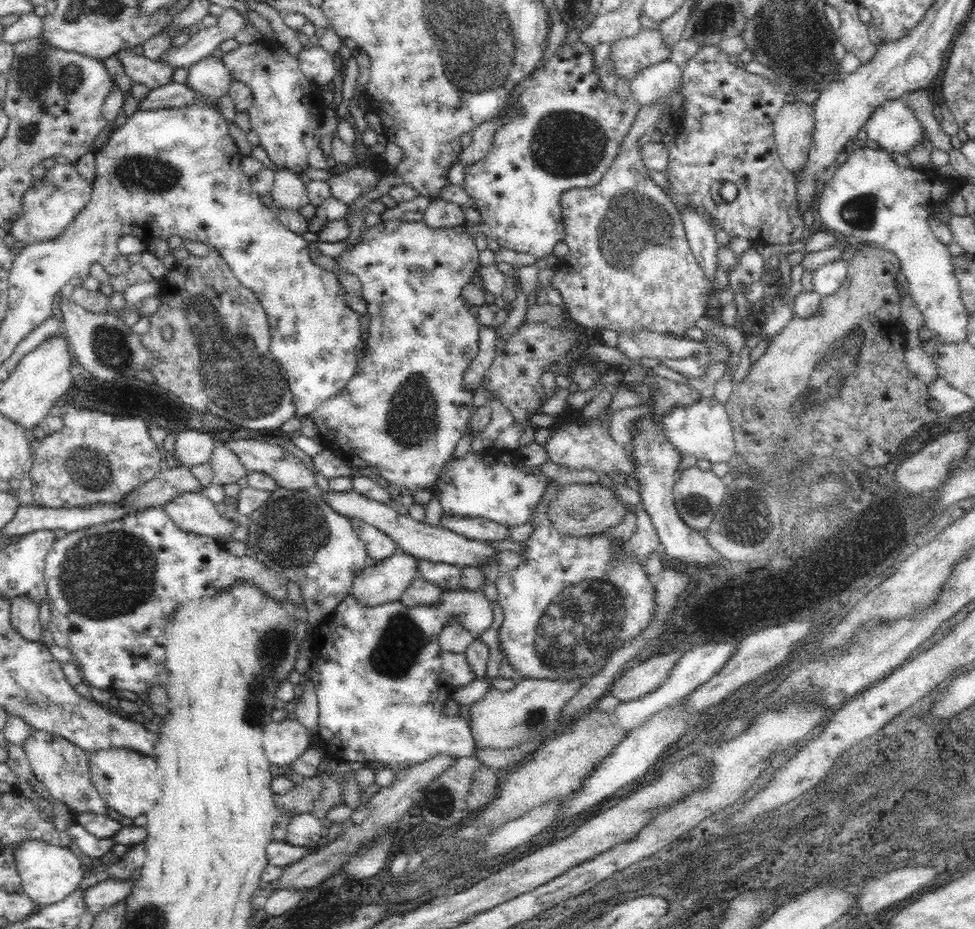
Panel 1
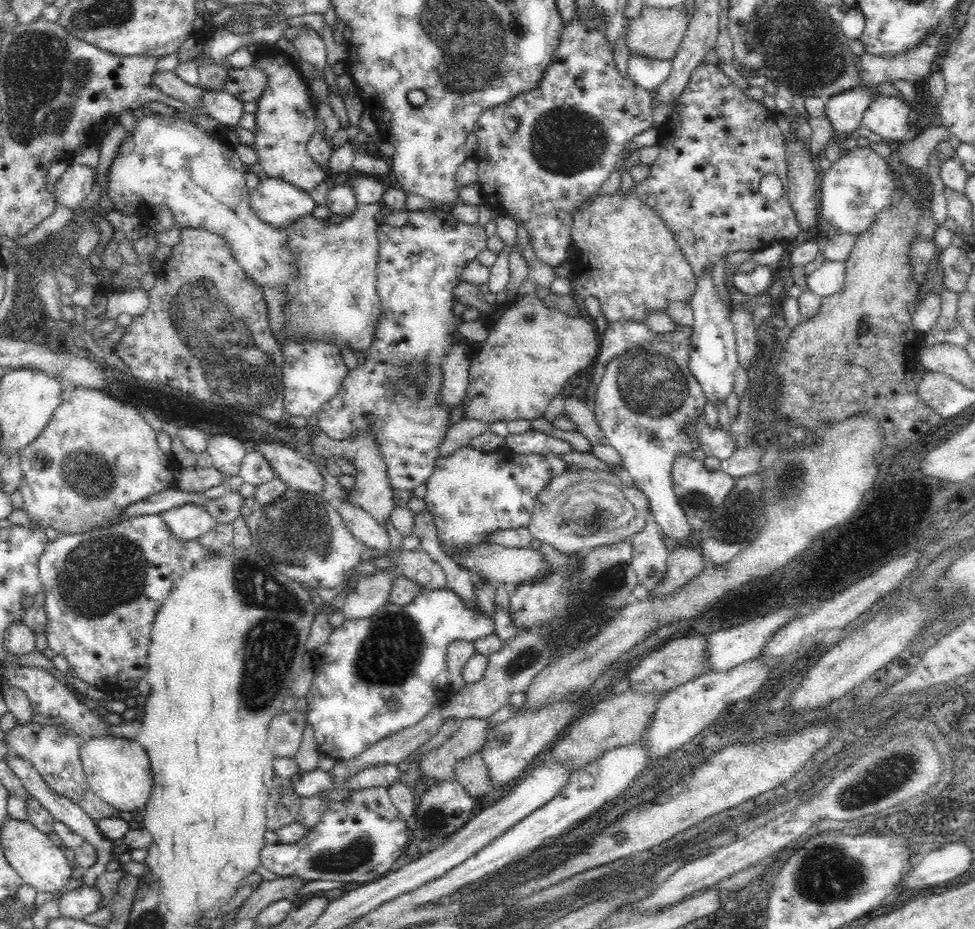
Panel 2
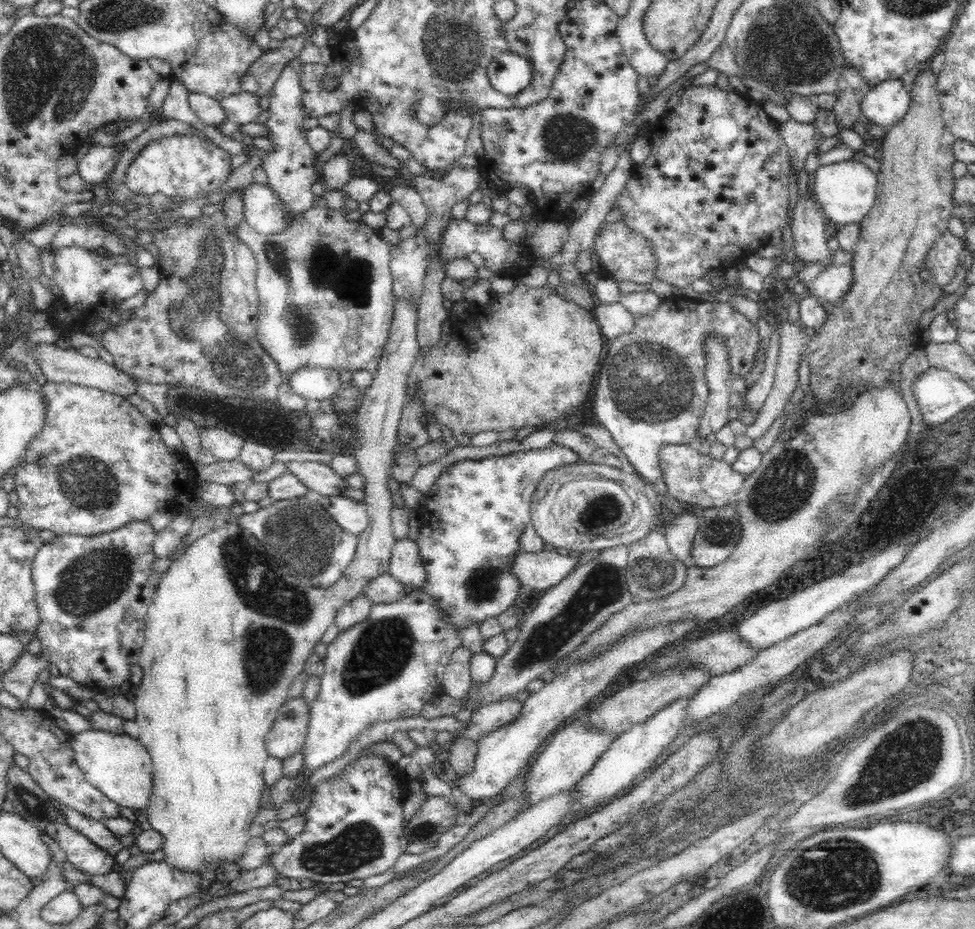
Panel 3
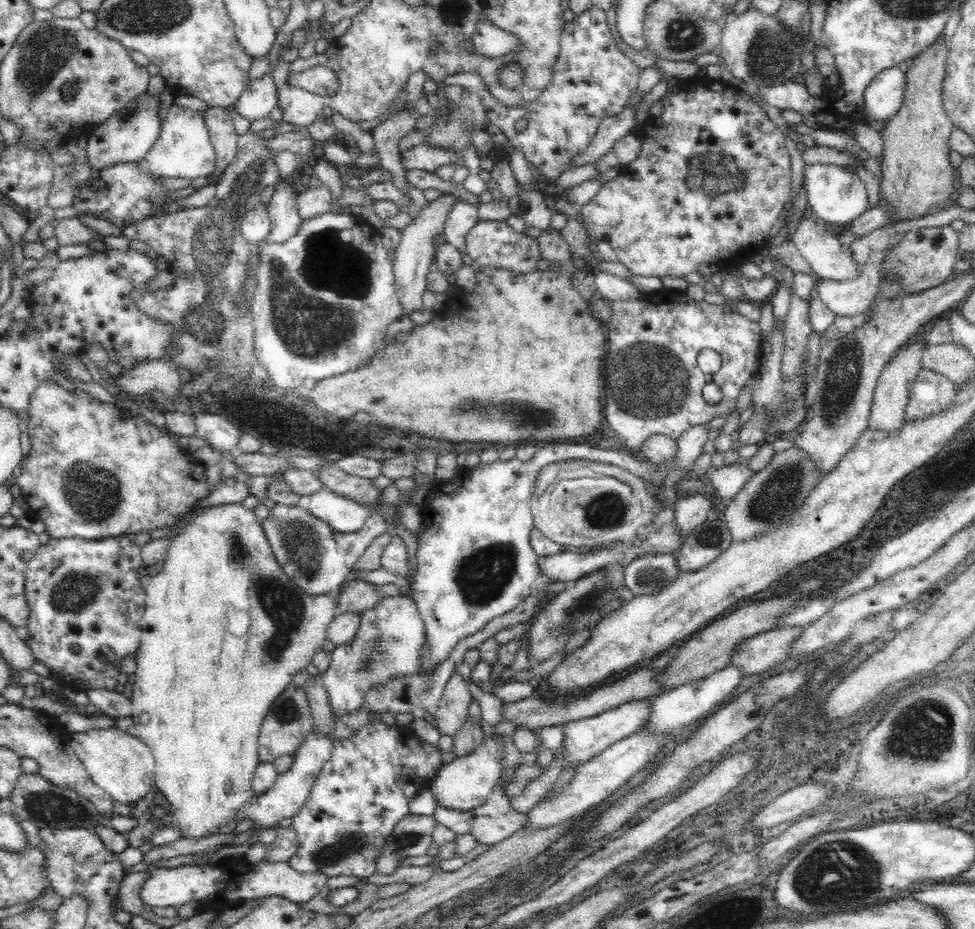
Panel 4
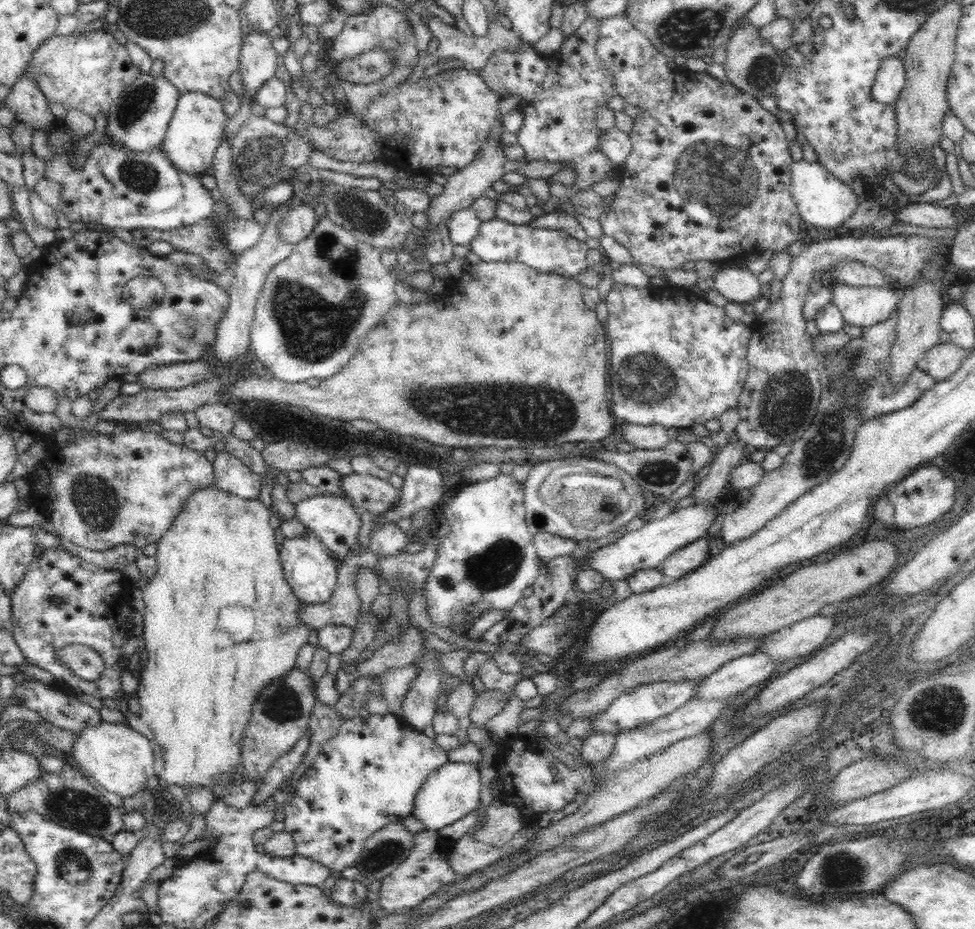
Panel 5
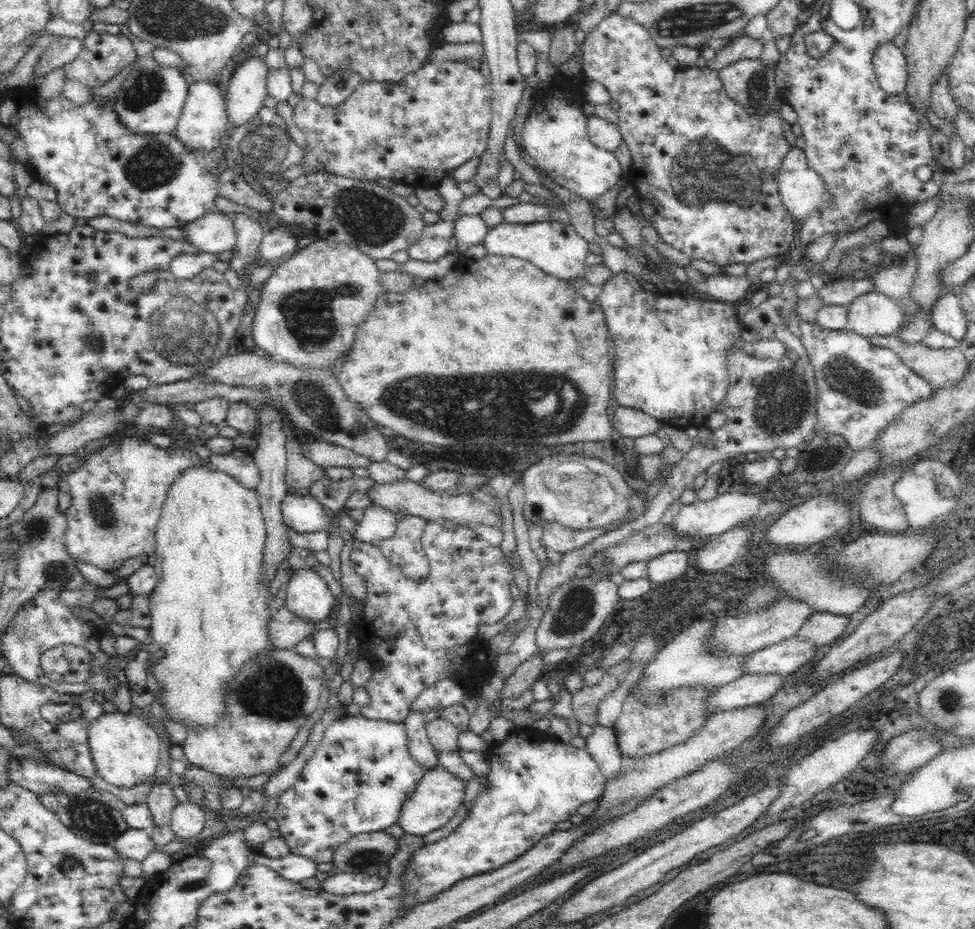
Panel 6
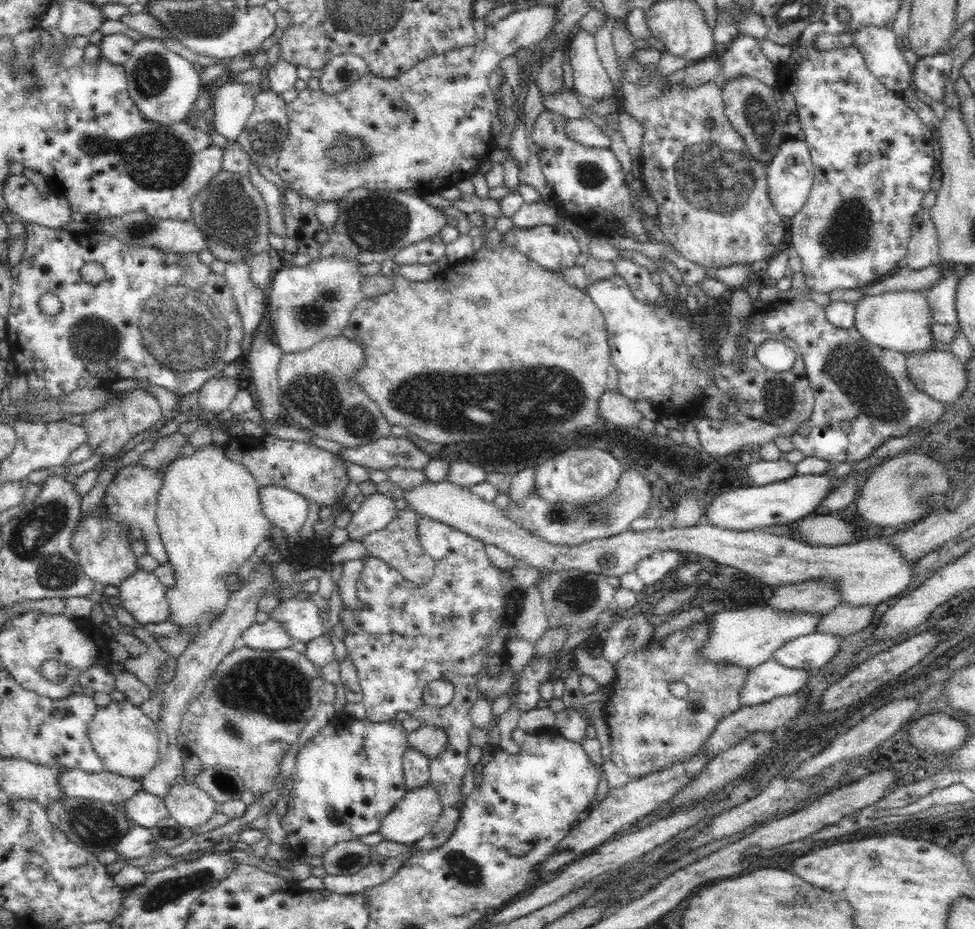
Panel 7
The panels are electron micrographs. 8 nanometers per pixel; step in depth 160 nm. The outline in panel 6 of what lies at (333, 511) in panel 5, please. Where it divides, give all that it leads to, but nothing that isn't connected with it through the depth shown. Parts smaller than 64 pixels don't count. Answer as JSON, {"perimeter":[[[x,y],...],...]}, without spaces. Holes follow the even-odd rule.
{"perimeter":[[[287,494],[281,502],[281,511],[283,514],[283,521],[300,534],[306,534],[309,532],[320,532],[321,530],[326,531],[328,533],[328,538],[330,533],[332,532],[331,529],[335,528],[338,532],[342,529],[339,526],[338,514],[336,512],[330,515],[326,511],[326,508],[323,504],[317,499],[314,498],[312,495],[306,496],[297,496],[297,495],[289,495]]]}

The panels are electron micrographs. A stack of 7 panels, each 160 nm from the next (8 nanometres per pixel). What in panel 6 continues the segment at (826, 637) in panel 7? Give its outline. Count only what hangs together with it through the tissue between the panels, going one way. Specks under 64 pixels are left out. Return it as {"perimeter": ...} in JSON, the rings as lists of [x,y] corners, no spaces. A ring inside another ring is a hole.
{"perimeter":[[[794,635],[778,644],[750,653],[742,664],[742,675],[787,675],[814,658],[816,647]]]}

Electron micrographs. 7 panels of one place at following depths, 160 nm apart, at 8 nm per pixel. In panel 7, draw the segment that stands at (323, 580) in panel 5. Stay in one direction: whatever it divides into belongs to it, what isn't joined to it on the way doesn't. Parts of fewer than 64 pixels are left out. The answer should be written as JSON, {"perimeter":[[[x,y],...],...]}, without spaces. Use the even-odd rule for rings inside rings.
{"perimeter":[[[294,594],[279,602],[270,617],[287,628],[294,641],[310,642],[324,634],[323,619],[312,599]]]}

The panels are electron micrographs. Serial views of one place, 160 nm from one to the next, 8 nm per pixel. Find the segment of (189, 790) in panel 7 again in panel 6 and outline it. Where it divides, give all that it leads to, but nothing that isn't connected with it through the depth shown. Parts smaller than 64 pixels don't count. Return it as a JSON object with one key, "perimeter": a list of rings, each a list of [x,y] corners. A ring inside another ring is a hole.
{"perimeter":[[[186,801],[173,809],[169,826],[176,838],[189,840],[202,833],[205,822],[202,806]]]}

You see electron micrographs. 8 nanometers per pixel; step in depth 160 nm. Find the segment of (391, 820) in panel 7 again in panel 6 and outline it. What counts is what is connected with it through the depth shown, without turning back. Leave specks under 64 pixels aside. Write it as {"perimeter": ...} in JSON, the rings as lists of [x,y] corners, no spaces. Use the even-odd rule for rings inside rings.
{"perimeter":[[[440,764],[428,769],[415,786],[414,792],[404,801],[397,824],[405,834],[422,837],[444,827],[455,816],[458,808],[464,806],[465,785],[464,779],[454,776]]]}

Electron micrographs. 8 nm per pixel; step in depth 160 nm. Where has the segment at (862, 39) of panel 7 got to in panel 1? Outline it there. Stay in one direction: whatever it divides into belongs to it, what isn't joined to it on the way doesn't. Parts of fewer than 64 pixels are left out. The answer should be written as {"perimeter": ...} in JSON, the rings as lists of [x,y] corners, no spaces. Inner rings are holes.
{"perimeter":[[[900,98],[887,100],[875,108],[866,121],[865,127],[868,133],[867,138],[876,141],[878,148],[890,155],[895,152],[908,154],[911,150],[915,150],[916,146],[928,140],[925,136],[925,128]]]}

